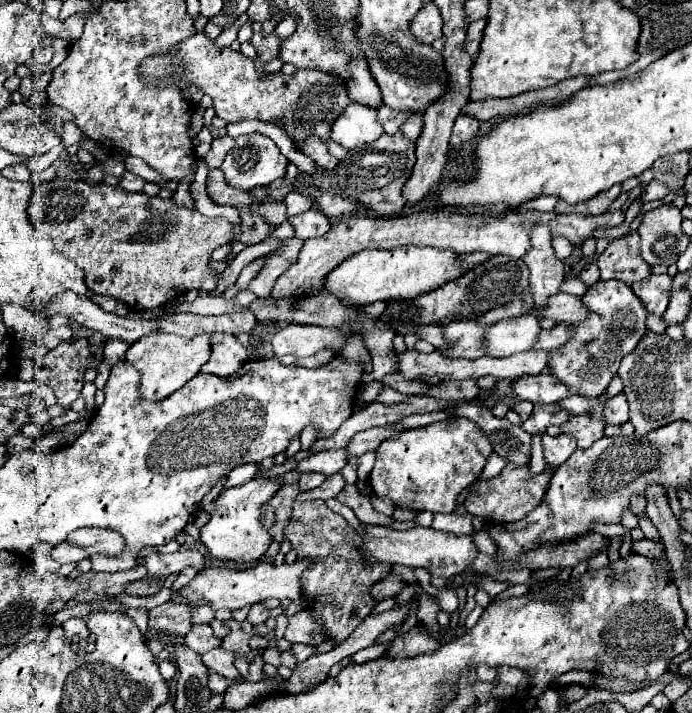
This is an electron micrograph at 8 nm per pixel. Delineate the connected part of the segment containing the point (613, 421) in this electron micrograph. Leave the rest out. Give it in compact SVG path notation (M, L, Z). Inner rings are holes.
M623 393L607 399L605 409L603 409L605 421L609 425L621 425L629 421L629 405L627 405L627 397L623 397Z

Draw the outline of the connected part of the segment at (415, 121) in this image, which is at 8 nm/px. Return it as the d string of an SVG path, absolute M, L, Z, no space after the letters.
M411 115L411 117L405 121L405 125L401 127L401 131L403 131L403 135L407 135L411 141L417 141L417 137L419 137L421 131L423 131L423 117L421 117L421 115Z

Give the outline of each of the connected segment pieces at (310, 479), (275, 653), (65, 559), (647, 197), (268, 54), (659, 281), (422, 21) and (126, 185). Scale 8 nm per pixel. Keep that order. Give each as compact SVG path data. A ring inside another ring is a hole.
M303 473L301 479L299 479L299 487L301 487L301 491L309 491L309 489L323 485L325 479L327 477L323 473Z
M271 639L268 642L267 648L263 651L263 660L265 663L269 663L275 667L279 667L281 665L280 662L280 651L273 644L276 644L275 639Z
M63 541L63 543L55 545L55 549L51 551L51 557L63 565L63 563L77 563L79 559L85 559L87 553L83 553L83 549L79 549L79 545Z
M651 181L651 183L645 187L645 191L641 193L639 201L641 201L641 203L649 203L649 201L655 201L655 199L663 199L667 193L669 193L669 187L667 187L665 183L661 183L661 181Z
M255 33L255 35L251 37L251 41L253 41L255 51L257 51L257 55L261 57L263 63L269 61L269 59L273 59L273 57L277 57L281 39L279 39L275 33L271 33L269 37L263 37L263 33Z
M663 273L663 275L645 277L643 281L631 285L631 289L637 293L637 297L641 297L649 313L665 313L671 299L671 285L673 277Z
M431 1L427 5L423 5L417 15L413 17L411 21L411 33L417 41L423 41L423 43L433 43L435 39L439 39L443 33L443 19L441 19L441 13L439 13L439 7Z
M127 171L127 173L123 175L123 179L121 179L121 187L123 187L125 191L131 191L131 193L141 191L143 185L145 185L145 179L141 179L141 177L137 177L137 175L129 173L129 171Z

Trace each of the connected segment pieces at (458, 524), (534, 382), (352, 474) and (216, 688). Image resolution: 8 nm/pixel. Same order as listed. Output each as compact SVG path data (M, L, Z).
M451 513L451 515L435 515L433 517L433 529L439 529L439 531L447 531L447 533L453 533L453 535L473 535L473 515L471 513L465 513L465 515L459 515L459 513Z
M533 375L513 381L513 393L531 403L557 403L565 397L571 397L571 389L561 383L555 375Z
M349 457L347 465L341 469L341 475L345 477L345 481L349 483L357 483L357 457Z
M209 671L209 689L211 689L213 693L217 693L217 695L225 695L225 691L227 691L233 683L235 683L235 681L225 679L225 677L219 677L217 673Z

